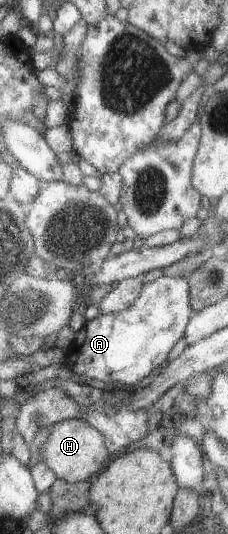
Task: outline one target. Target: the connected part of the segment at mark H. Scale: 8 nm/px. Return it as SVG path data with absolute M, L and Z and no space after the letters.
M65 419L51 427L47 440L40 445L40 456L57 479L68 483L91 480L105 466L109 453L101 434L81 419Z

